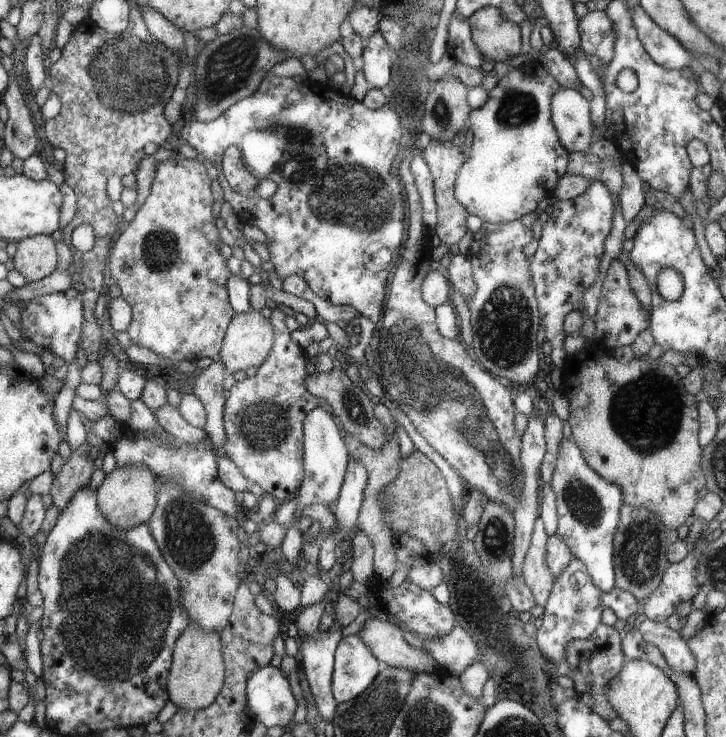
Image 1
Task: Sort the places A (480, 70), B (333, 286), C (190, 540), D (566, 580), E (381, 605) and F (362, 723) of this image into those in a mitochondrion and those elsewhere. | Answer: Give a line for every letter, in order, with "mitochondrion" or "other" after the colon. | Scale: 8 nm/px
A: other
B: other
C: mitochondrion
D: other
E: other
F: mitochondrion

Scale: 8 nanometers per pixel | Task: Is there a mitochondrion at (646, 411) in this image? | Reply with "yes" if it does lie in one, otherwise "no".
yes

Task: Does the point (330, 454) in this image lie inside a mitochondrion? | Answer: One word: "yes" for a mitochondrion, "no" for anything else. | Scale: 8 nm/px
no

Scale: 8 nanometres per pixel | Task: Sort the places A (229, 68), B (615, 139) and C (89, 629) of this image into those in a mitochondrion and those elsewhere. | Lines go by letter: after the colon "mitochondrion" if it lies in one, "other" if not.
A: mitochondrion
B: other
C: mitochondrion

